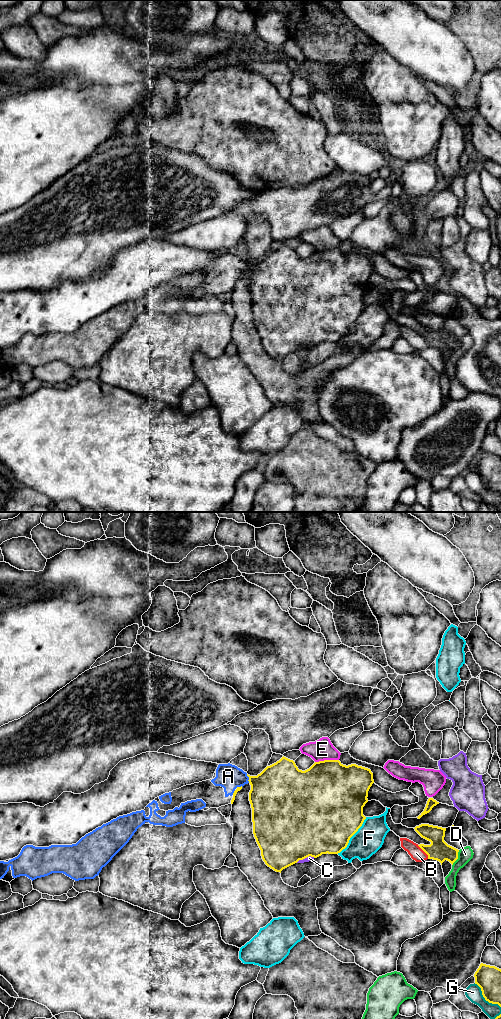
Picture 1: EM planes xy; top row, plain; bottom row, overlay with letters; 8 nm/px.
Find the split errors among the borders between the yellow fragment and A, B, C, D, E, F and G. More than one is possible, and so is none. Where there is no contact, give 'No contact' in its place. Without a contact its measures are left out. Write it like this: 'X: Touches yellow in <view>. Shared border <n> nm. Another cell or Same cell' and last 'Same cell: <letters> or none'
A: Touches yellow in xy. Shared border 80 nm. Same cell
B: Touches yellow in xy. Shared border 140 nm. Another cell
C: Touches yellow in xy. Shared border 160 nm. Another cell
D: Touches yellow in xy. Shared border 140 nm. Another cell
E: Touches yellow in xy. Shared border 190 nm. Another cell
F: Touches yellow in xy. Shared border 380 nm. Another cell
G: Touches yellow in xy. Shared border 300 nm. Another cell
Same cell: A

